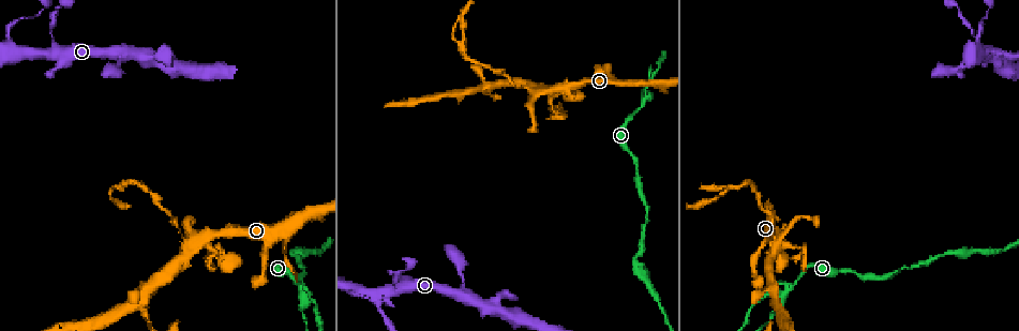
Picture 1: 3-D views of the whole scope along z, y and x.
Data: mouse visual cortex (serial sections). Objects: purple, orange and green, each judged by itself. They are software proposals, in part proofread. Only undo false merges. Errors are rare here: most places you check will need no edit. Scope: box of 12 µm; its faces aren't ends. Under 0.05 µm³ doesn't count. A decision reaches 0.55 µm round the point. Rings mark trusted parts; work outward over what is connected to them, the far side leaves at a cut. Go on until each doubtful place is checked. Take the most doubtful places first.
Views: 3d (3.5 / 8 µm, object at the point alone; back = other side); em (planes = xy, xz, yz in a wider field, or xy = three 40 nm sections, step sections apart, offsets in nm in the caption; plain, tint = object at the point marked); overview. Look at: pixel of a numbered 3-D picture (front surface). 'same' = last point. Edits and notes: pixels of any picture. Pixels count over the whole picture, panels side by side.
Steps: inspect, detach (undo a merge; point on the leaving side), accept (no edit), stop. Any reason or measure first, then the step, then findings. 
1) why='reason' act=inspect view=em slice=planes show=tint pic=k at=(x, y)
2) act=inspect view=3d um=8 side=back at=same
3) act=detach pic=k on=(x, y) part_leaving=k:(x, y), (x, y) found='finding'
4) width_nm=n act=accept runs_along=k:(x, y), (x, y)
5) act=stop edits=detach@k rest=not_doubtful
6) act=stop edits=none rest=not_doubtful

why='two arms at a narrow angle' act=inspect view=3d um=3.5 pic=1 at=(791, 284)

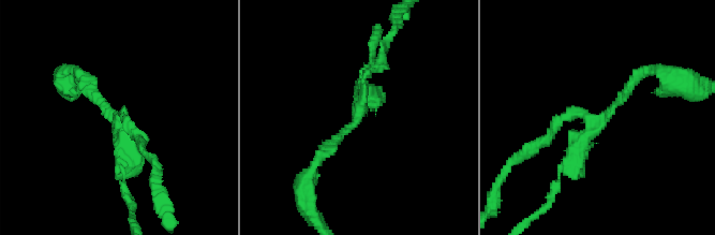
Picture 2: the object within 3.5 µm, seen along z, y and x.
arms=3 arm_widths_nm=150,150,300 act=inspect view=em slice=planes show=tint pic=2 at=(599, 120)

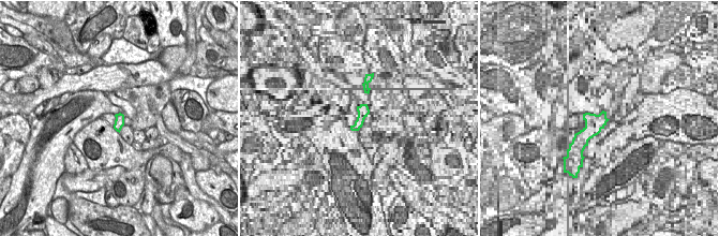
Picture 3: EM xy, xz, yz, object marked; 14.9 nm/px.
act=accept runs_along=2:(641, 72), (559, 175) found='all the same cell'

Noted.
why='four or more arms meet' act=inspect view=3d um=8 pic=1 at=(205, 240)

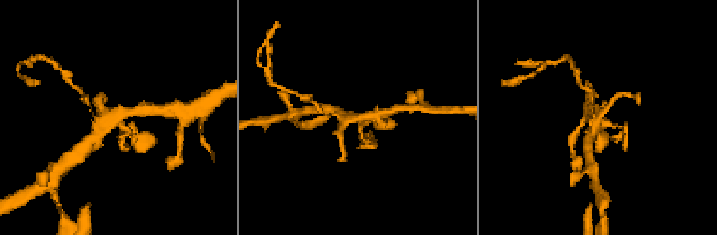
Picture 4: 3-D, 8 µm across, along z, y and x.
act=inspect view=3d um=3.5 pic=4 at=(355, 119)

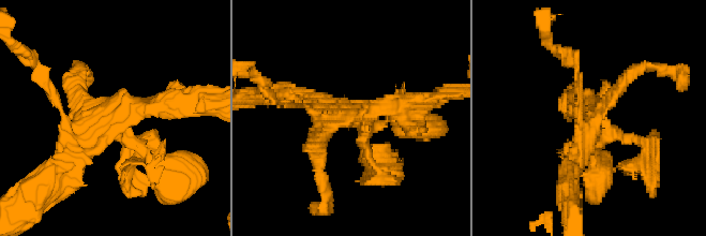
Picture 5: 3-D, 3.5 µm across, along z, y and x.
act=accept runs_along=5:(174, 105), (124, 108), (62, 167) found='continuous, no second cell'

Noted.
why='sharp bend' act=inspect view=3d um=3.5 pic=1 at=(803, 251)

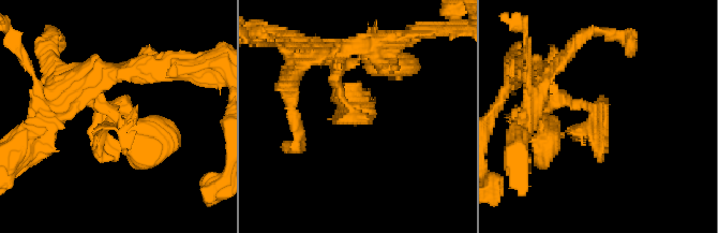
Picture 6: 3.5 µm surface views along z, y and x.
act=inspect view=em slice=xy step=3 show=tint pic=6 at=(595, 113)

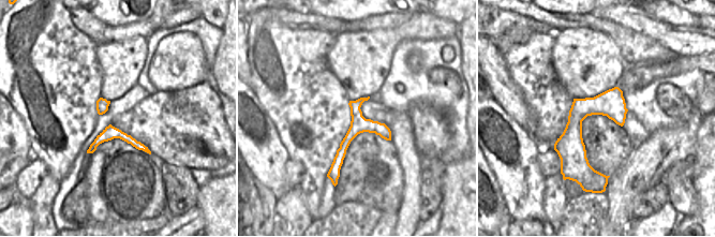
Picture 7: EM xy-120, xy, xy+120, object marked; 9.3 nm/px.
width_nm=160 act=accept runs_along=6:(538, 86), (596, 113), (603, 159) found='all the same cell'

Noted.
why='thick turns thin' act=inspect view=3d um=8 side=back pic=1 at=(773, 232)

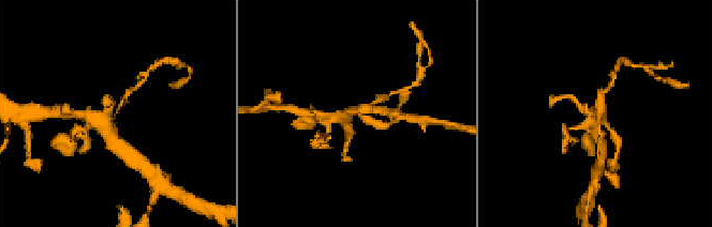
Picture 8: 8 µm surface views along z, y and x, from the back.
why='zoom in' act=inspect view=3d um=3.5 side=back pic=8 at=(116, 112)

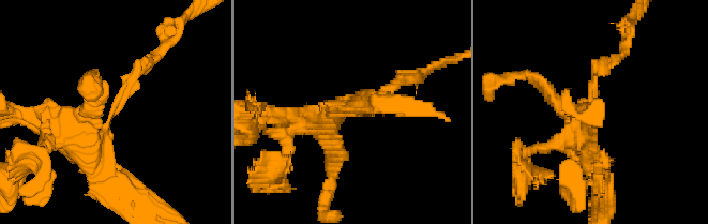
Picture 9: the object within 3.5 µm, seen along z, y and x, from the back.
act=inspect view=em slice=xy step=2 show=tint pic=9 at=(109, 112)

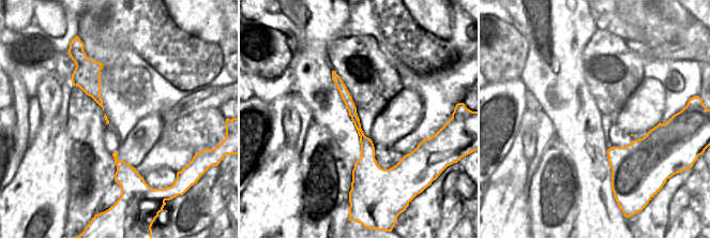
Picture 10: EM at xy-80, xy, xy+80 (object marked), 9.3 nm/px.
arm_widths_nm=150,300 act=accept runs_along=10:(334, 76), (366, 143), (367, 175) found='continuous, no second cell'

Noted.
why='a narrow waist' act=inspect view=3d um=3.5 pic=1 at=(780, 258)

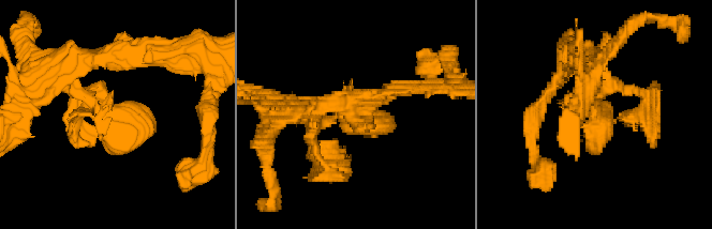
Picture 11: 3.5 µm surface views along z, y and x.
why='need the tissue' act=inspect view=em slice=xy step=3 show=tint pic=11 at=(595, 119)

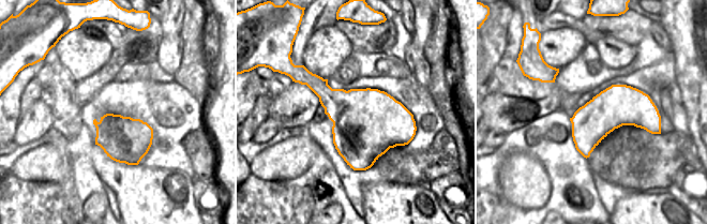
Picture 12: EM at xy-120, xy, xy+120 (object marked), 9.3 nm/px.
act=accept found='one cell here'

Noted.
why='arms part here' act=inspect view=3d um=3.5 side=back pic=1 at=(141, 296)

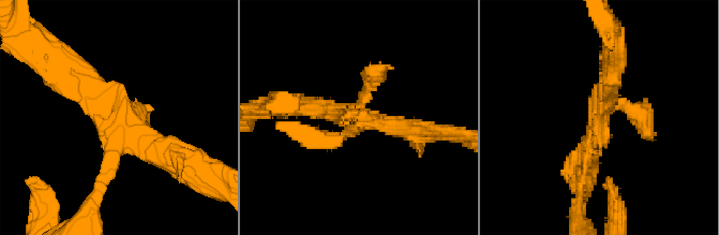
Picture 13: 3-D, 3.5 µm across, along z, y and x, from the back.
act=inspect view=em slice=planes show=tint pic=13 at=(122, 113)

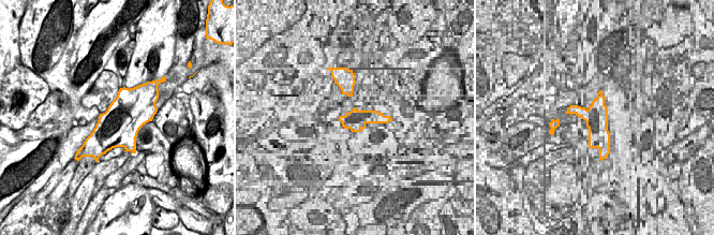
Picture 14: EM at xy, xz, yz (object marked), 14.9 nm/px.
act=accept runs_along=13:(69, 73), (180, 158) found='continuous, no second cell'

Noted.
act=stop edits=none rest=not_doubtful

